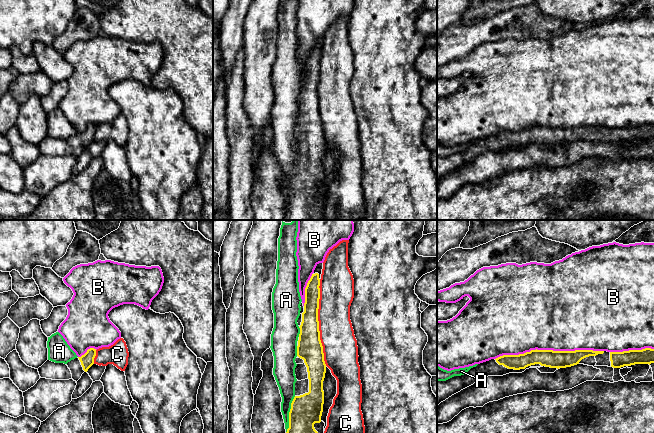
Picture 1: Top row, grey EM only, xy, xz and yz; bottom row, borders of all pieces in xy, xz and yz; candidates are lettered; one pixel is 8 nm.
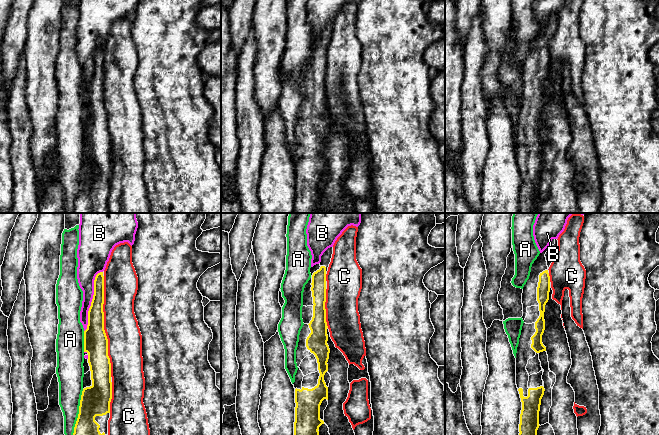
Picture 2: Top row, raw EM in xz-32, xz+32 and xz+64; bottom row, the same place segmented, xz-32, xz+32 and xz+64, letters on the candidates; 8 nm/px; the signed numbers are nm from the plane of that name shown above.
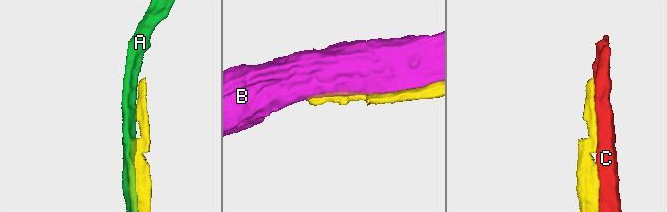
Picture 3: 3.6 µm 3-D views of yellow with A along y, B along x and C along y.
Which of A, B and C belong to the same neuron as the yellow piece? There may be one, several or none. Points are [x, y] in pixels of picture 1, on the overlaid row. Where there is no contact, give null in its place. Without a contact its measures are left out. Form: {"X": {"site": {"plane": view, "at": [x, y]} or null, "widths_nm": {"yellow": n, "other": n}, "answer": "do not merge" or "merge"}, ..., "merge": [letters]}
{"A": {"site": {"plane": "xz", "at": [289, 414]}, "widths_nm": {"yellow": 260, "other": 140}, "answer": "do not merge"}, "B": {"site": {"plane": "yz", "at": [549, 350]}, "widths_nm": {"yellow": 140, "other": 500}, "answer": "do not merge"}, "C": {"site": {"plane": "xz", "at": [318, 322]}, "widths_nm": {"yellow": 200, "other": 280}, "answer": "do not merge"}, "merge": []}

